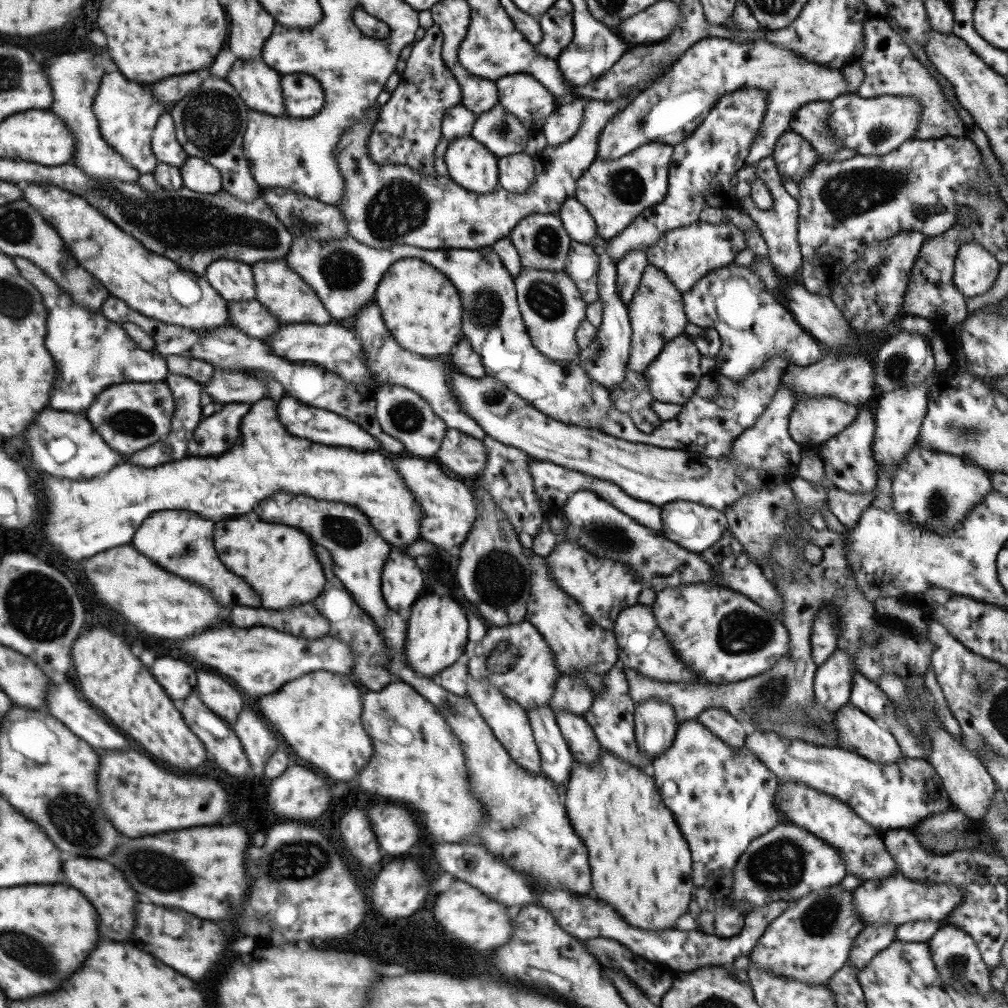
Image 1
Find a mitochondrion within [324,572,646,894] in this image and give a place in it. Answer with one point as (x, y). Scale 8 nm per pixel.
(503, 656)

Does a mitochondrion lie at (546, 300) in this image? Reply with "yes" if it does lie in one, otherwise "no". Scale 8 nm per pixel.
yes

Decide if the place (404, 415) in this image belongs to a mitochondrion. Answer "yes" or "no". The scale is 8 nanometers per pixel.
yes

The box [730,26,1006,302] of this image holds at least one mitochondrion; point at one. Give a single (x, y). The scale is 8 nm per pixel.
(858, 192)

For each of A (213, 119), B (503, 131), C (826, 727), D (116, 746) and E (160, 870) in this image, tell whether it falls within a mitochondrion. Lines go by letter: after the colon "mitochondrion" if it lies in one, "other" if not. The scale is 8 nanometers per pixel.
A: mitochondrion
B: mitochondrion
C: mitochondrion
D: other
E: mitochondrion

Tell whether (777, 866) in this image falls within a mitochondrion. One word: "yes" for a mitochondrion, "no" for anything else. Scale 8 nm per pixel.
yes

